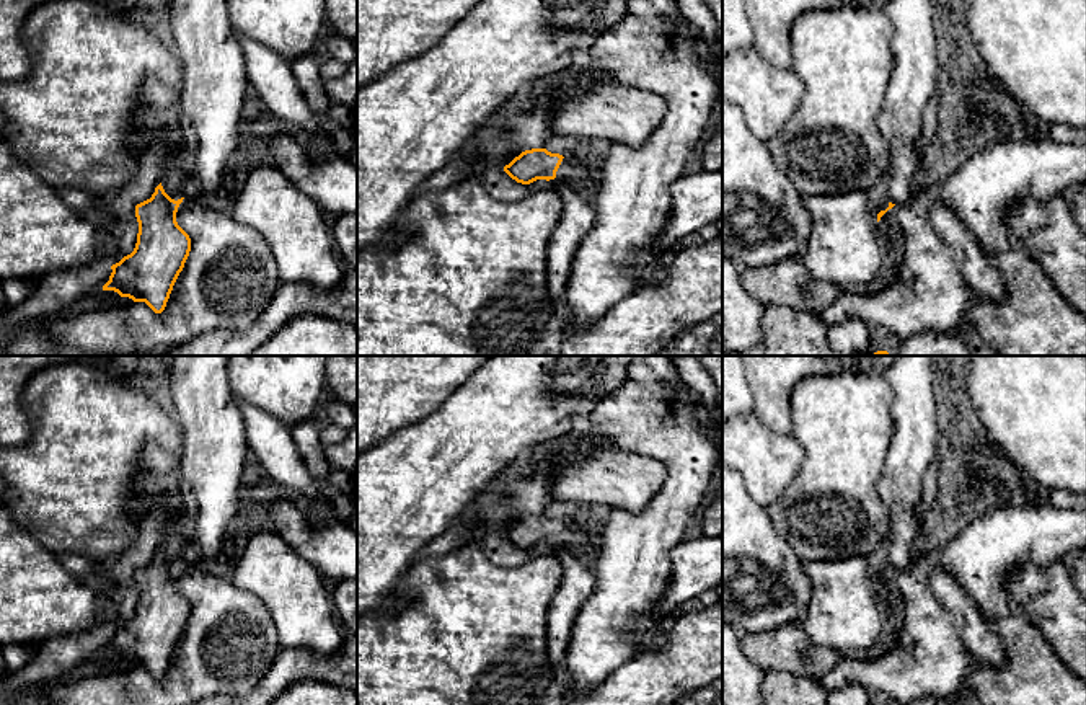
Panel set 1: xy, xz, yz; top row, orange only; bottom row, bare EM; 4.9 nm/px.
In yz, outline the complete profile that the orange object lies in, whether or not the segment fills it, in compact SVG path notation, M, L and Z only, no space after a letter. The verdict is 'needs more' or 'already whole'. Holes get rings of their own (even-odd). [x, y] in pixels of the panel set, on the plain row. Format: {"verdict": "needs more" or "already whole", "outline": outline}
{"verdict": "needs more", "outline": "M895 356L884 375L894 390L890 413L895 423L895 432L885 460L885 470L879 481L879 496L892 514L892 535L889 573L877 579L877 588L894 571L907 570L913 565L912 550L921 532L916 508L921 501L923 473L936 460L941 432L933 388L933 356Z"}

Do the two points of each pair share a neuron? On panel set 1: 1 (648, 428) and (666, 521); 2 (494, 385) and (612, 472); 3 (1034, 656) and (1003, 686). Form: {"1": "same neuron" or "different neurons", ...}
{"1": "same neuron", "2": "different neurons", "3": "same neuron"}

